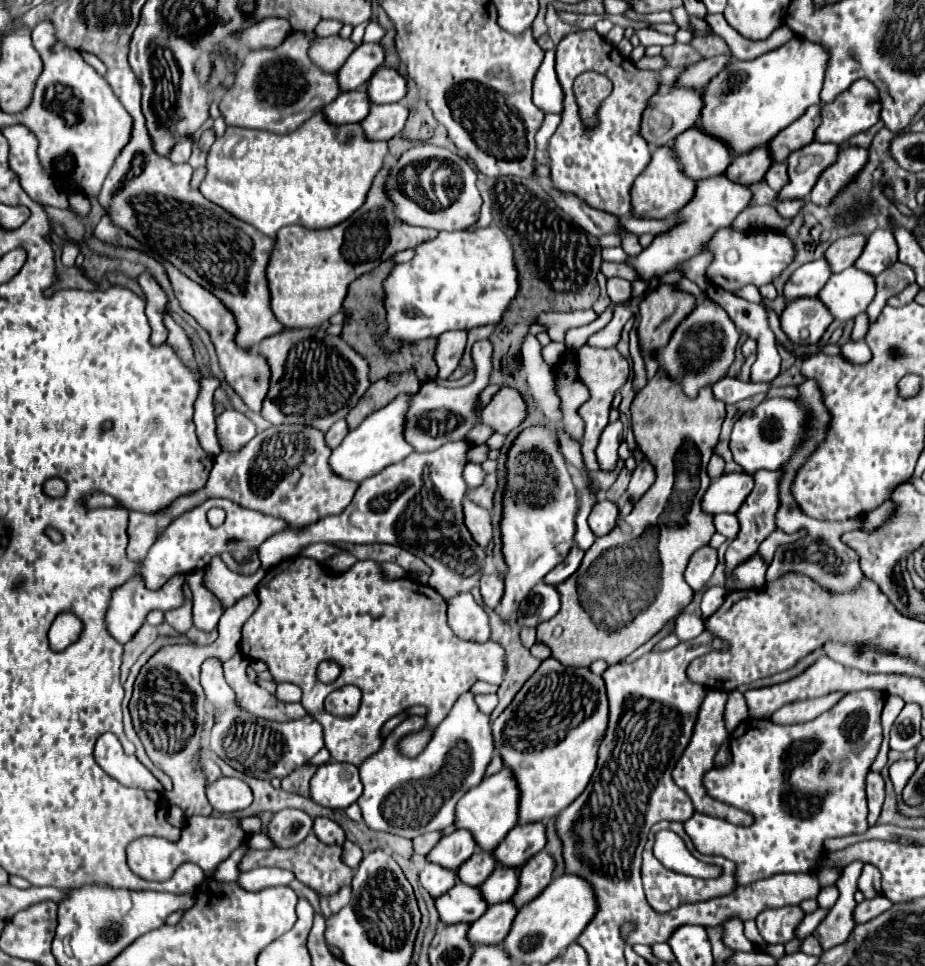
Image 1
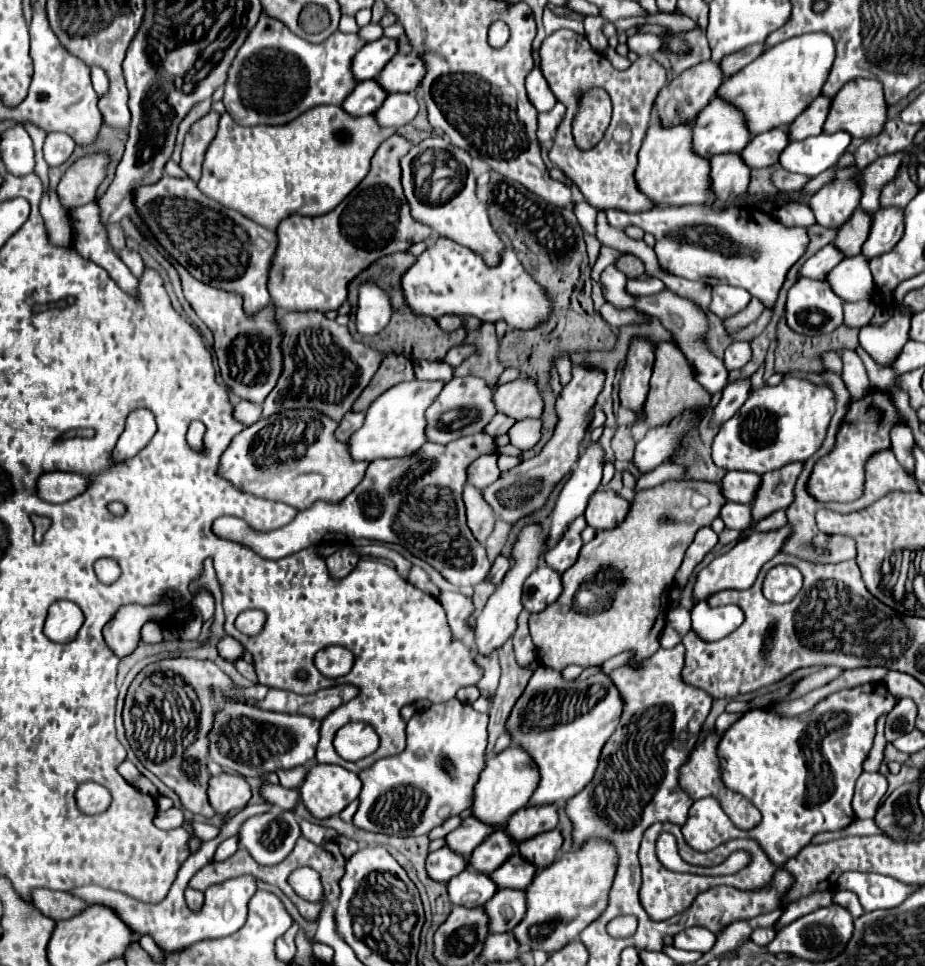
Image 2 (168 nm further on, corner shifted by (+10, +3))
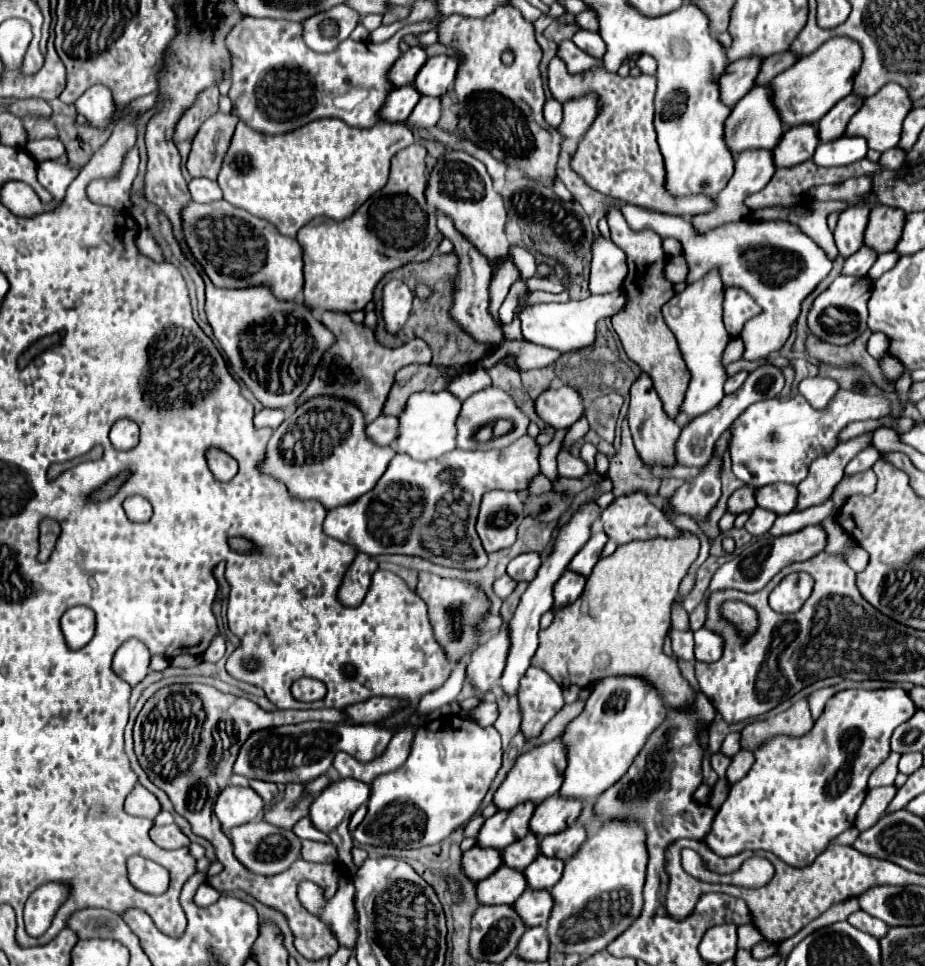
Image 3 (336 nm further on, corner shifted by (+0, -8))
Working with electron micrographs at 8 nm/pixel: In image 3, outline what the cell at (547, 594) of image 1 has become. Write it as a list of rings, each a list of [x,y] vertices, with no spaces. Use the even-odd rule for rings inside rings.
[[[566,568],[554,586],[554,600],[556,600],[554,608],[572,604],[582,594],[584,584],[586,584],[586,576],[580,576],[580,574]]]

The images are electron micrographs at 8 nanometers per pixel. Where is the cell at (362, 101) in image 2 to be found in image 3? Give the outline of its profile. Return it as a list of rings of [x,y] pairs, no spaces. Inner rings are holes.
[[[412,84],[394,88],[380,110],[380,118],[386,122],[402,122],[410,116],[420,98],[422,98],[420,92]]]

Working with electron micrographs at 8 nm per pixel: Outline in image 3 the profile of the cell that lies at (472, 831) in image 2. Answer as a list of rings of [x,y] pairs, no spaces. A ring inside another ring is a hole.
[[[532,802],[524,806],[516,806],[516,810],[498,810],[492,818],[488,818],[478,834],[478,846],[490,846],[504,850],[512,842],[524,838],[530,830],[528,822],[534,814]]]

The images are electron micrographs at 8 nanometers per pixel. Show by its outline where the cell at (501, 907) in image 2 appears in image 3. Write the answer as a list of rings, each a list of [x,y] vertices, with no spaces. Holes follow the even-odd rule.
[[[528,888],[514,902],[516,912],[524,920],[524,924],[528,924],[530,928],[546,924],[546,920],[550,918],[552,906],[554,906],[554,902],[552,902],[552,894],[548,890],[532,890],[532,888]]]

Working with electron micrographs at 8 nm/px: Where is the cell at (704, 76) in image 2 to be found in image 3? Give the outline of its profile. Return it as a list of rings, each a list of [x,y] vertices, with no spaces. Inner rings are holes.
[[[740,58],[736,62],[730,62],[724,76],[720,78],[720,98],[734,106],[748,90],[752,90],[756,74],[760,72],[762,58]]]

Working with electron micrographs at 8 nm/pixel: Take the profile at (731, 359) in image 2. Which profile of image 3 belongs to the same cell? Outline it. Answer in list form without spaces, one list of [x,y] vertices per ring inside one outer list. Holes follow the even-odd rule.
[[[742,370],[742,372],[734,374],[732,378],[728,378],[728,380],[726,380],[726,384],[724,384],[724,394],[732,394],[732,392],[736,392],[736,390],[738,390],[738,386],[746,380],[746,376],[748,376],[748,372],[746,372],[746,370]]]

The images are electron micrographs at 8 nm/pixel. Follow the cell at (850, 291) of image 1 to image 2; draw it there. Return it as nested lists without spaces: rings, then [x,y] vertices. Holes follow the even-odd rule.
[[[864,255],[848,257],[826,275],[830,289],[844,301],[862,301],[872,299],[874,295],[874,277]]]

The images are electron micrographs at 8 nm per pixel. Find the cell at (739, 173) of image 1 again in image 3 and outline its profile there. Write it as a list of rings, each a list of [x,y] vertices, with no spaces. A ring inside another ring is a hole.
[[[804,124],[804,126],[792,126],[784,132],[780,138],[780,144],[774,148],[774,162],[778,168],[782,166],[796,166],[808,158],[812,158],[816,146],[818,146],[818,134],[816,126]]]

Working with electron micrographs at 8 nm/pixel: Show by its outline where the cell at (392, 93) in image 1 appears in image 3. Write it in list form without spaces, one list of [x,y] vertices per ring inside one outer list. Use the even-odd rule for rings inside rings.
[[[434,56],[428,58],[424,68],[418,72],[414,86],[424,96],[444,96],[454,84],[458,70],[458,60],[454,56]]]

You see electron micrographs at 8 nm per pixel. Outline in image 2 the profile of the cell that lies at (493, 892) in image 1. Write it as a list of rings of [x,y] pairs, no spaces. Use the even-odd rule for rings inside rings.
[[[512,851],[510,859],[502,863],[496,871],[490,873],[498,889],[526,889],[536,875],[536,867],[520,857],[518,851]]]

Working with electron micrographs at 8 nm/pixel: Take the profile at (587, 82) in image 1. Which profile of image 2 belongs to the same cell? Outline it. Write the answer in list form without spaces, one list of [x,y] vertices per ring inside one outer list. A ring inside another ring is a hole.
[[[594,87],[594,91],[586,91],[586,95],[578,99],[578,115],[572,123],[572,135],[578,149],[590,149],[602,139],[610,123],[610,113],[610,97],[600,87]]]

